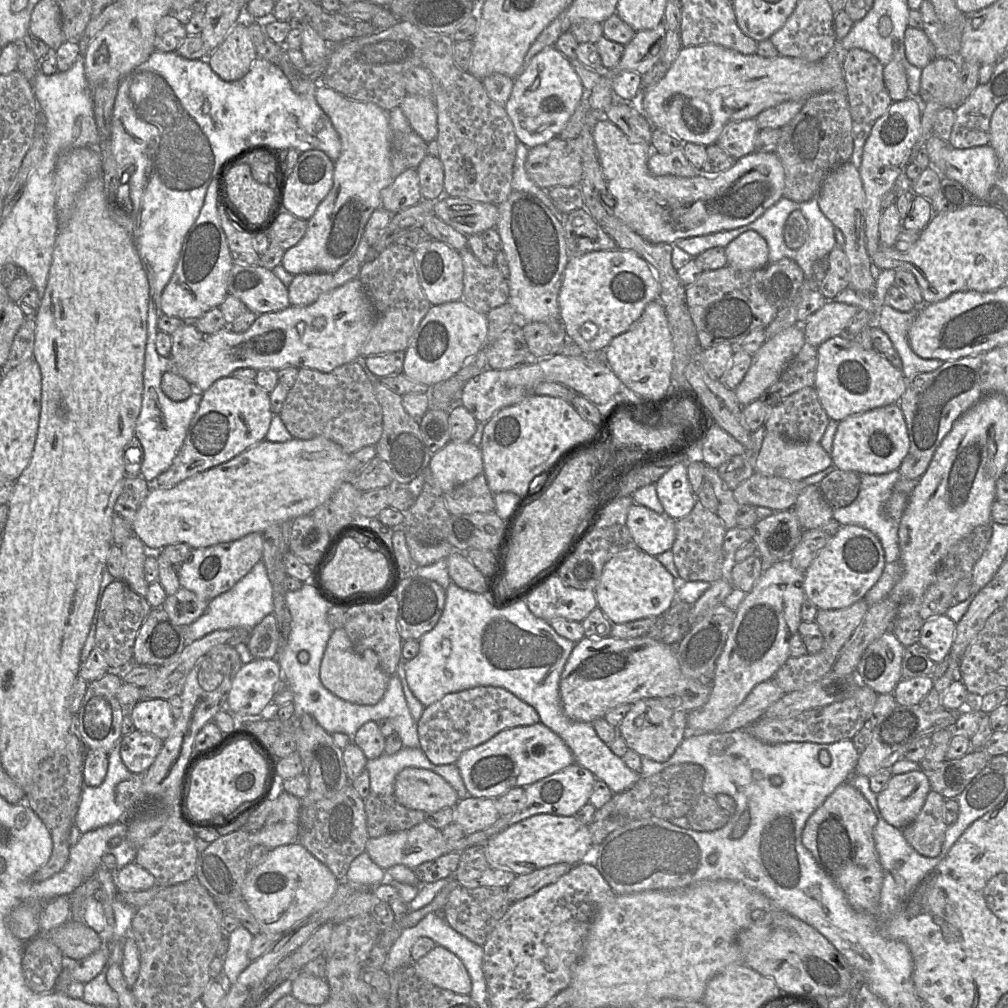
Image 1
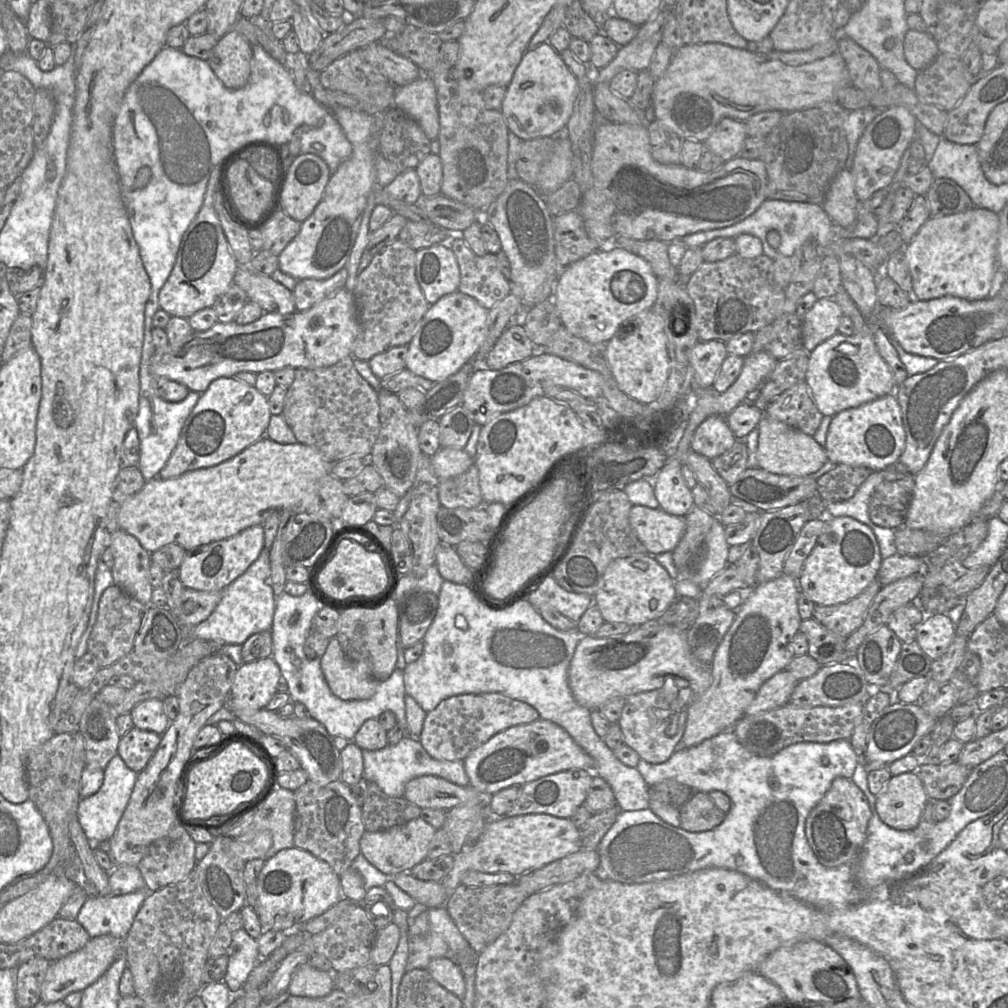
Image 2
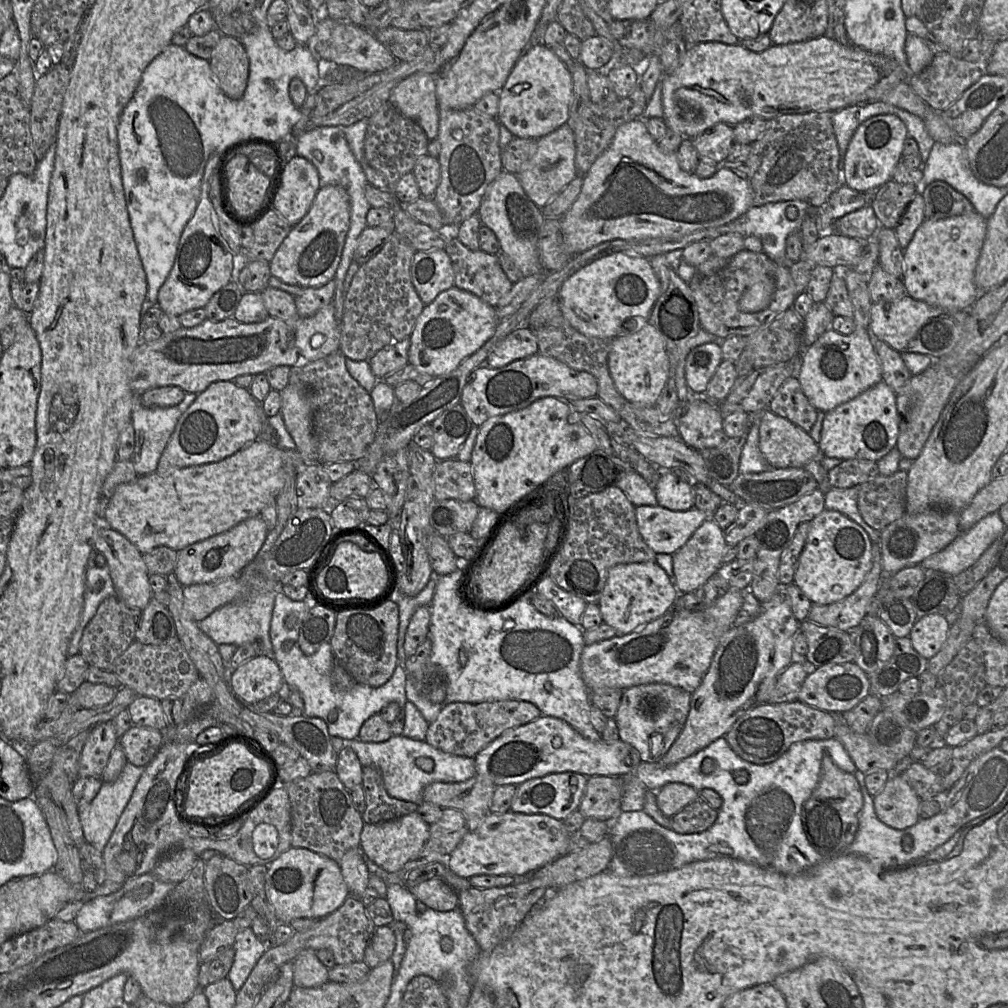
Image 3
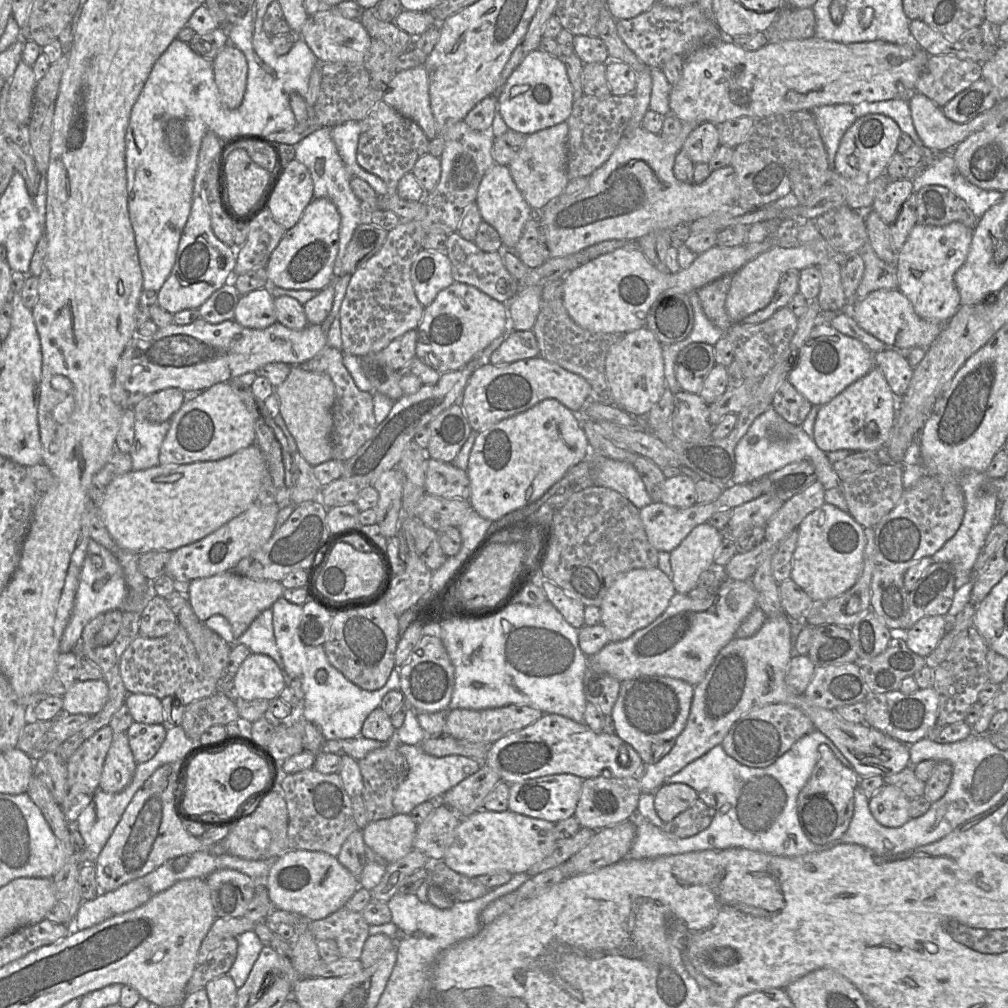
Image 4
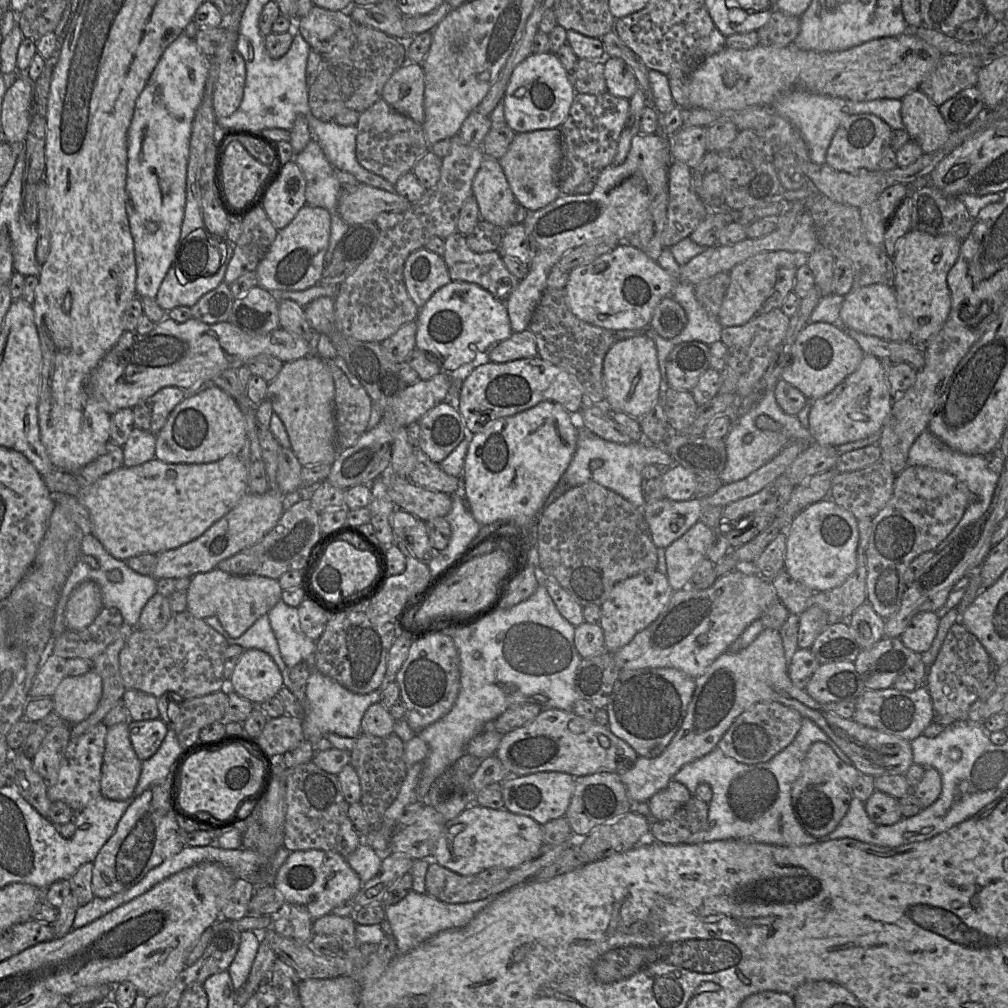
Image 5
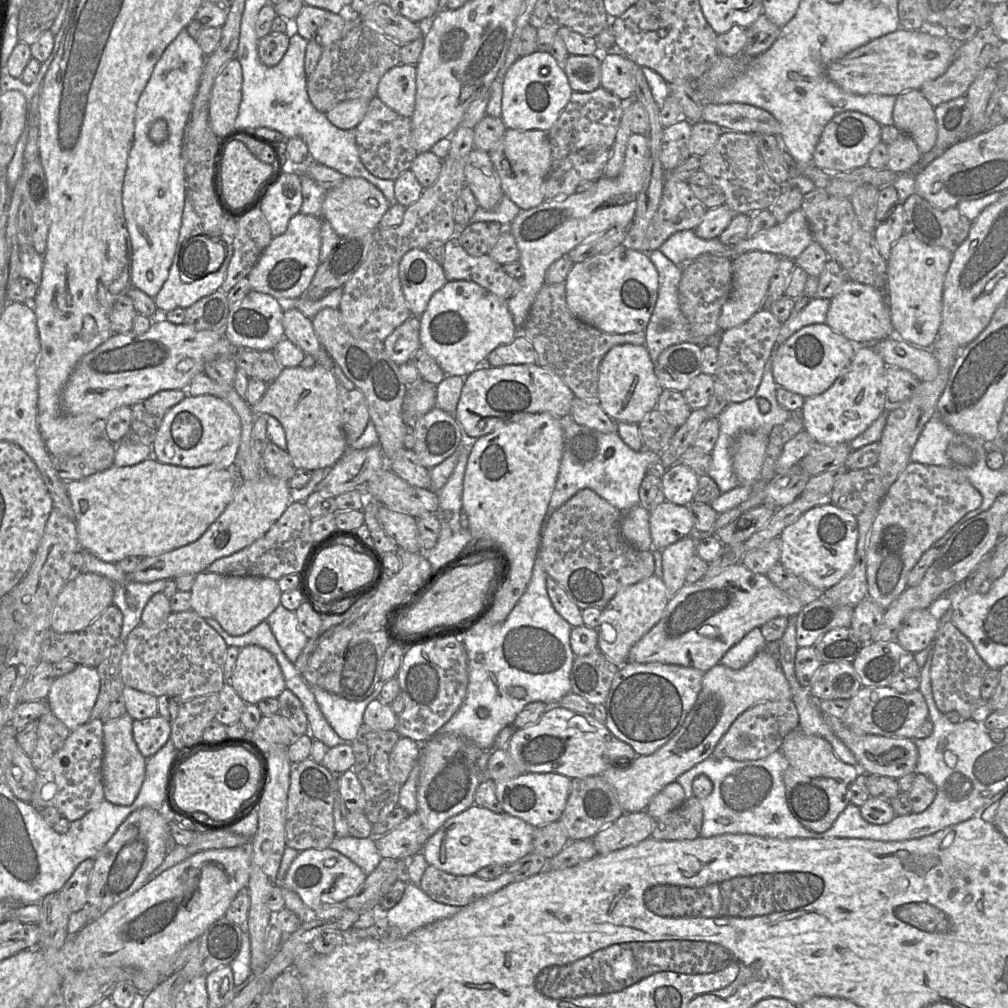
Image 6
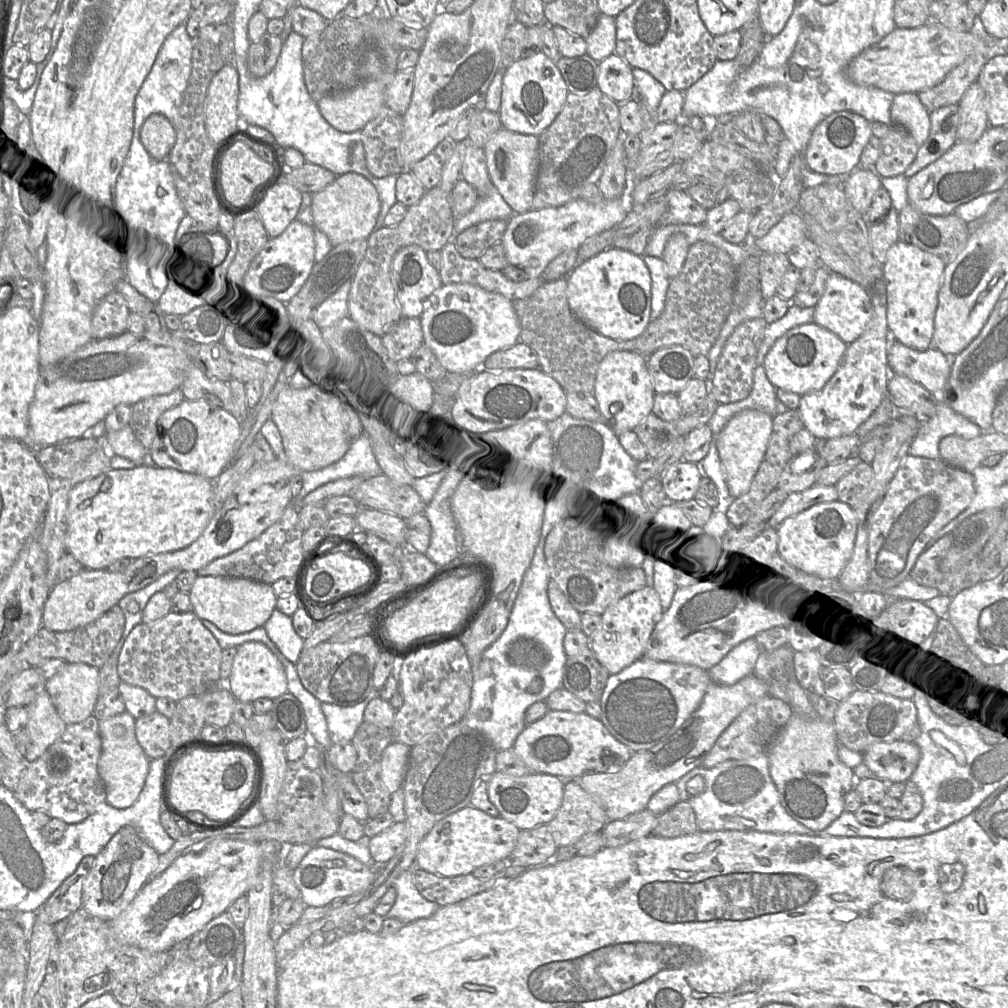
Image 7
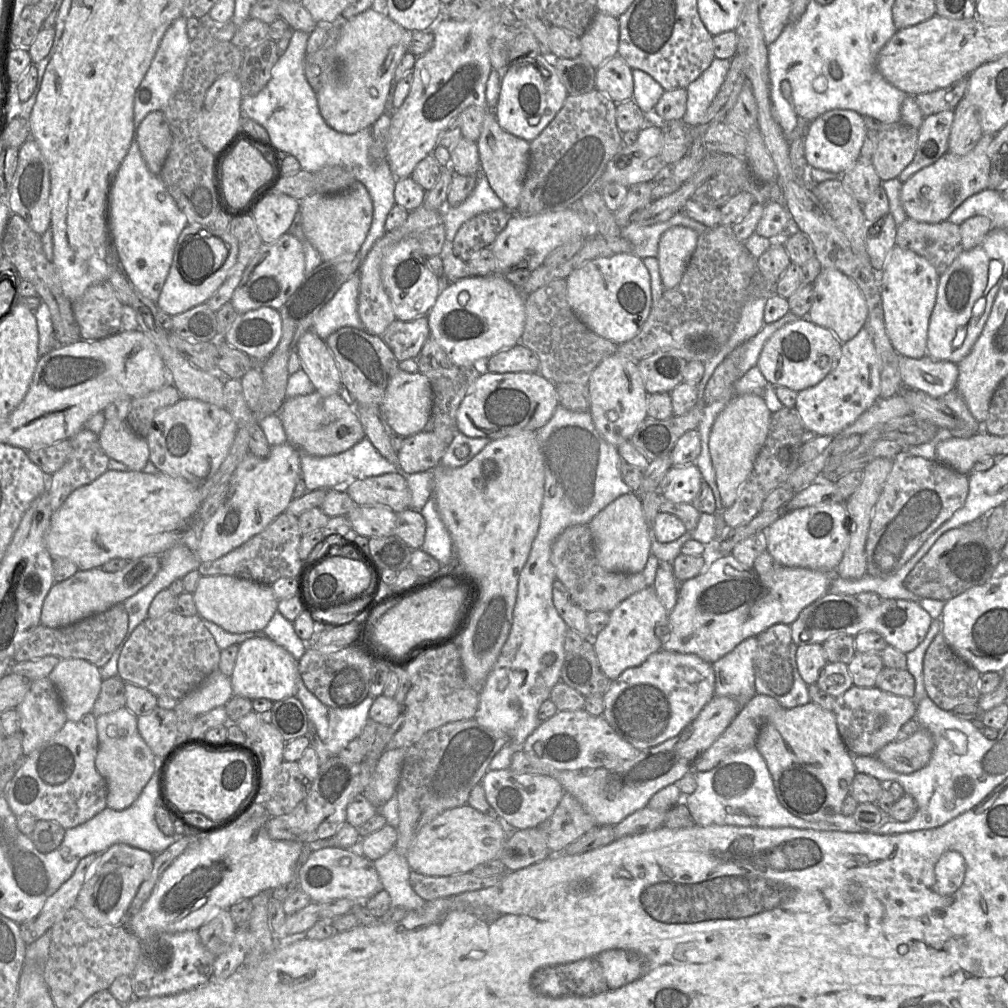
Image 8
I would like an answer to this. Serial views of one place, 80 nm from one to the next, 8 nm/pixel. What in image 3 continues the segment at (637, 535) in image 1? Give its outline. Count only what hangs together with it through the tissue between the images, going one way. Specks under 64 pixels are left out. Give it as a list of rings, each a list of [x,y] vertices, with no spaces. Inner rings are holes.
[[[660,505],[635,507],[639,533],[656,553],[673,555],[710,515],[695,507],[673,511]]]

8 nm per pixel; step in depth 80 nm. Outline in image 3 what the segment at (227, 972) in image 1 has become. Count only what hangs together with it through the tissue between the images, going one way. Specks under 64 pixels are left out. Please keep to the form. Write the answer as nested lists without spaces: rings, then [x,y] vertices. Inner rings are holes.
[[[248,927],[239,930],[233,948],[234,962],[227,977],[238,992],[265,953],[267,945],[256,937],[251,927]]]

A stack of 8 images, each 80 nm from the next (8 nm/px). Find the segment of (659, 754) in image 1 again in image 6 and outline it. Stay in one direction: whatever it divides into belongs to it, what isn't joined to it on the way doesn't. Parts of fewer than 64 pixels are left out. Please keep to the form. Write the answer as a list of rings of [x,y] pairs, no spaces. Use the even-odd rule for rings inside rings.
[[[628,663],[619,668],[606,698],[605,725],[619,740],[629,744],[636,755],[651,755],[680,729],[702,688],[704,672],[662,663]]]

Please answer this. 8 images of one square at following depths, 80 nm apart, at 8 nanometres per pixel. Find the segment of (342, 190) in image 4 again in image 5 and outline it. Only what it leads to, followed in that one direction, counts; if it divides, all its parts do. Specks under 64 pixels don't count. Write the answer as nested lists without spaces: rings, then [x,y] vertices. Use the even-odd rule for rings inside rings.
[[[312,138],[307,146],[292,161],[301,169],[305,181],[306,205],[325,208],[331,215],[331,232],[325,264],[333,255],[334,249],[346,233],[349,225],[338,213],[338,200],[342,192],[335,169],[328,161],[317,140]]]

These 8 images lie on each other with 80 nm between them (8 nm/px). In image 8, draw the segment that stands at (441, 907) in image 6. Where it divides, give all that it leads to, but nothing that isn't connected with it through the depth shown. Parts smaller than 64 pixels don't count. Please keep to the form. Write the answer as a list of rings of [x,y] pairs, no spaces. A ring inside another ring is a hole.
[[[394,848],[373,861],[382,887],[391,898],[391,907],[401,906],[407,911],[423,908],[427,901],[420,897],[410,884],[411,868],[406,857]]]

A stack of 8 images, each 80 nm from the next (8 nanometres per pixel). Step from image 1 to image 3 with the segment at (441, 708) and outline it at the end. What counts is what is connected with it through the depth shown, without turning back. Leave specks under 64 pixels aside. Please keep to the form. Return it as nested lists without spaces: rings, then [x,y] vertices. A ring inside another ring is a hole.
[[[522,700],[449,703],[443,706],[436,720],[428,725],[425,741],[448,754],[475,757],[505,731],[525,725],[541,715],[542,712],[534,704]]]

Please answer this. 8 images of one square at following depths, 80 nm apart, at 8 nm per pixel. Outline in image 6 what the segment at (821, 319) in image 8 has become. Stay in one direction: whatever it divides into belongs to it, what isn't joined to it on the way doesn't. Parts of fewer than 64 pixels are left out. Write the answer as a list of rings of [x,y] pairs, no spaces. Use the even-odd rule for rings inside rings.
[[[847,280],[840,292],[830,299],[825,323],[854,345],[872,345],[887,338],[900,340],[894,333],[887,299],[872,286],[851,280]]]

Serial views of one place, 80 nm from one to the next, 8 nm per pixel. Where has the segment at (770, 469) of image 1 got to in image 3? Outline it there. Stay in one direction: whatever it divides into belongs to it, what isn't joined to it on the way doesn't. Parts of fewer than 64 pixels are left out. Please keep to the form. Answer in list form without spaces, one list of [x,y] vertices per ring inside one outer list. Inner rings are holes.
[[[766,410],[760,415],[759,449],[768,464],[774,469],[804,468],[809,462],[813,460],[821,462],[825,457],[819,445],[807,432],[770,410]]]

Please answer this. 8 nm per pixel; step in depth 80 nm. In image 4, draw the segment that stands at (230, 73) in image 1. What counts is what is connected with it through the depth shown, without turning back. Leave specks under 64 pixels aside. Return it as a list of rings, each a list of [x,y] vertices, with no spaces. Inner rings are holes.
[[[228,43],[212,60],[212,66],[221,105],[228,110],[238,108],[247,84],[248,63],[245,55]]]

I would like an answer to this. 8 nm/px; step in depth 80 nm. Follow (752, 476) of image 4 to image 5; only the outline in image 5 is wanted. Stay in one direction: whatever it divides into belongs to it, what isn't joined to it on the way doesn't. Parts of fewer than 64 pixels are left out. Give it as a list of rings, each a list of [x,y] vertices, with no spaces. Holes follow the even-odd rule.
[[[774,391],[769,392],[766,396],[755,405],[749,412],[740,417],[736,424],[731,425],[731,429],[725,437],[725,446],[727,452],[727,462],[719,479],[723,484],[745,479],[750,474],[760,469],[772,459],[774,459],[790,442],[799,441],[807,446],[816,443],[809,430],[805,429],[796,416],[791,416],[783,412],[778,406]],[[760,416],[769,417],[777,422],[780,429],[777,431],[761,430],[756,426],[756,420]],[[751,435],[753,440],[750,444],[744,442],[744,438]]]

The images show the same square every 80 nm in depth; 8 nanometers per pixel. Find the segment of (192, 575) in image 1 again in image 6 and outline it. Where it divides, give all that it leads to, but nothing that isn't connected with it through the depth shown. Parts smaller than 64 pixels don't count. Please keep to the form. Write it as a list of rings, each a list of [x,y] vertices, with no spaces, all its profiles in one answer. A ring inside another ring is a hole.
[[[265,473],[260,479],[243,480],[225,511],[198,540],[158,556],[142,558],[136,570],[128,575],[135,582],[151,583],[205,572],[216,560],[243,550],[264,536],[290,503],[291,489],[287,479]]]

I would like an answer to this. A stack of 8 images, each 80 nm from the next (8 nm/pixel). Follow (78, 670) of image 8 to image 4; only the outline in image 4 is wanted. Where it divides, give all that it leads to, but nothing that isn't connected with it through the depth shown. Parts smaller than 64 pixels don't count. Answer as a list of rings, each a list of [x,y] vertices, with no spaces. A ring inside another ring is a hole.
[[[104,679],[77,680],[63,695],[62,713],[94,716],[106,704],[108,694],[108,685]]]

